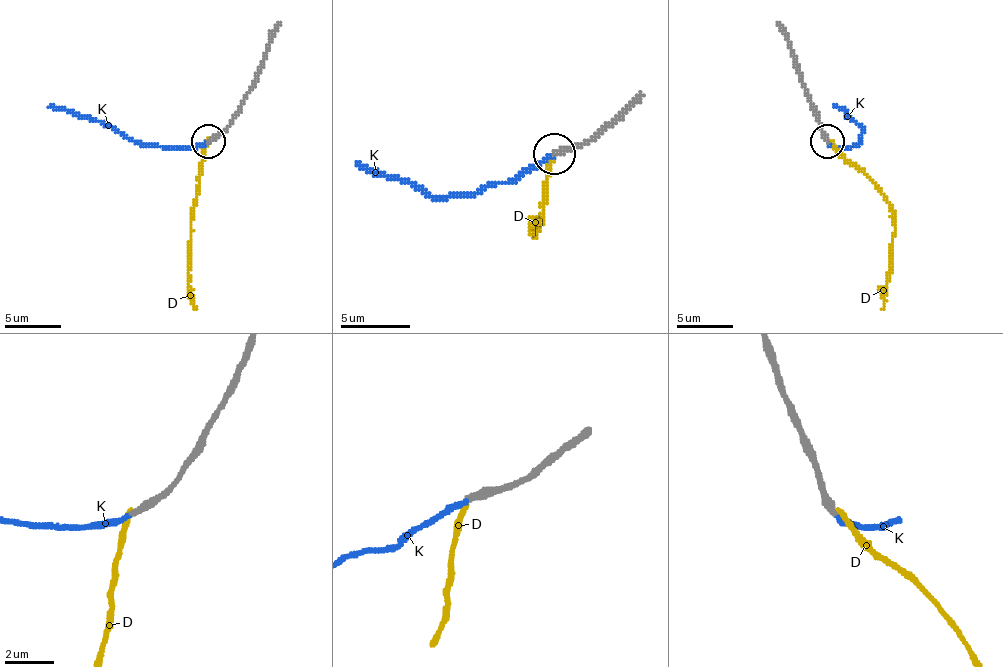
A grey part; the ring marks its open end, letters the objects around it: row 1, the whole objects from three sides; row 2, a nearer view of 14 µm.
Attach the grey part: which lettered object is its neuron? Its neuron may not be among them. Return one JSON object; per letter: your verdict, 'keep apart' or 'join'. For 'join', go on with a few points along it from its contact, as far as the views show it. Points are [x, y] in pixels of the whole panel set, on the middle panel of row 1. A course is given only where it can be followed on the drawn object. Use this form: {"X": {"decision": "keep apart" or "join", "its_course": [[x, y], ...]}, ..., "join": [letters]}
{"D": {"decision": "keep apart"}, "K": {"decision": "join", "its_course": [[553, 154], [536, 161], [505, 182], [463, 192], [429, 196], [356, 161]]}, "join": ["K"]}

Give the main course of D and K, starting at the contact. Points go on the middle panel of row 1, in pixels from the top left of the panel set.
D: (553, 154), (543, 213), (533, 234), (529, 231), (540, 220)
K: (553, 154), (536, 161), (505, 182), (463, 192), (429, 196), (356, 161)

